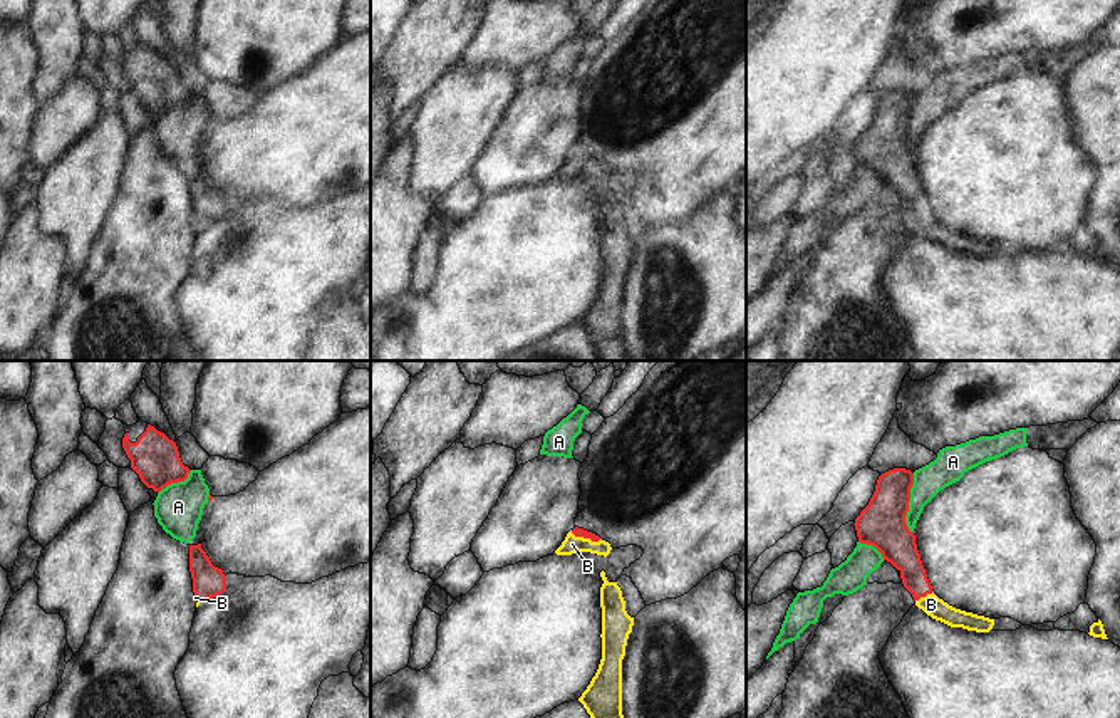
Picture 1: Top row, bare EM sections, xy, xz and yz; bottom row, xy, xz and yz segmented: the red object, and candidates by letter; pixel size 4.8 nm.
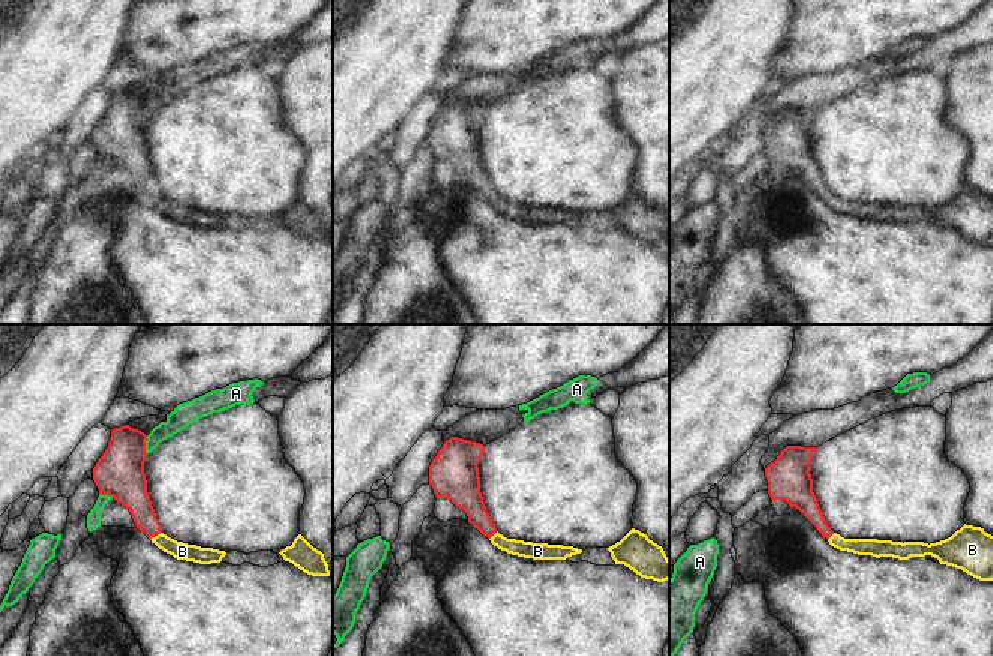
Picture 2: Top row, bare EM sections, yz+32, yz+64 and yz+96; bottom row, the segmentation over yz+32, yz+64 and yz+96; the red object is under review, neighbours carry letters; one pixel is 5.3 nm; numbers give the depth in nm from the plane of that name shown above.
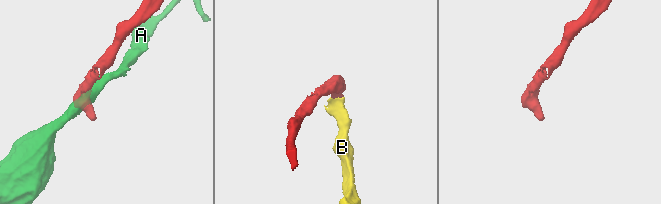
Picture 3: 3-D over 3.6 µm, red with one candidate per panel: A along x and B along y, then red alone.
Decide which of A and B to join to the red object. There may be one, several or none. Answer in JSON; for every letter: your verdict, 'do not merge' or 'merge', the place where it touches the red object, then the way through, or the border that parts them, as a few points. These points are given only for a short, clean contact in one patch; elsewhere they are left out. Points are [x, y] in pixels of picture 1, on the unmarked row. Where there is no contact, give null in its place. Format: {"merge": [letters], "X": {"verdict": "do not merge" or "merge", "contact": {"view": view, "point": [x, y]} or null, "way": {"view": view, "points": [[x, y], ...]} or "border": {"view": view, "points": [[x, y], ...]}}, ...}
{"merge": ["B"], "A": {"verdict": "do not merge", "contact": {"view": "yz", "point": [907, 128]}}, "B": {"verdict": "merge", "contact": {"view": "xz", "point": [585, 161]}, "way": {"view": "xz", "points": [[579, 156], [585, 161], [572, 168]]}}}

